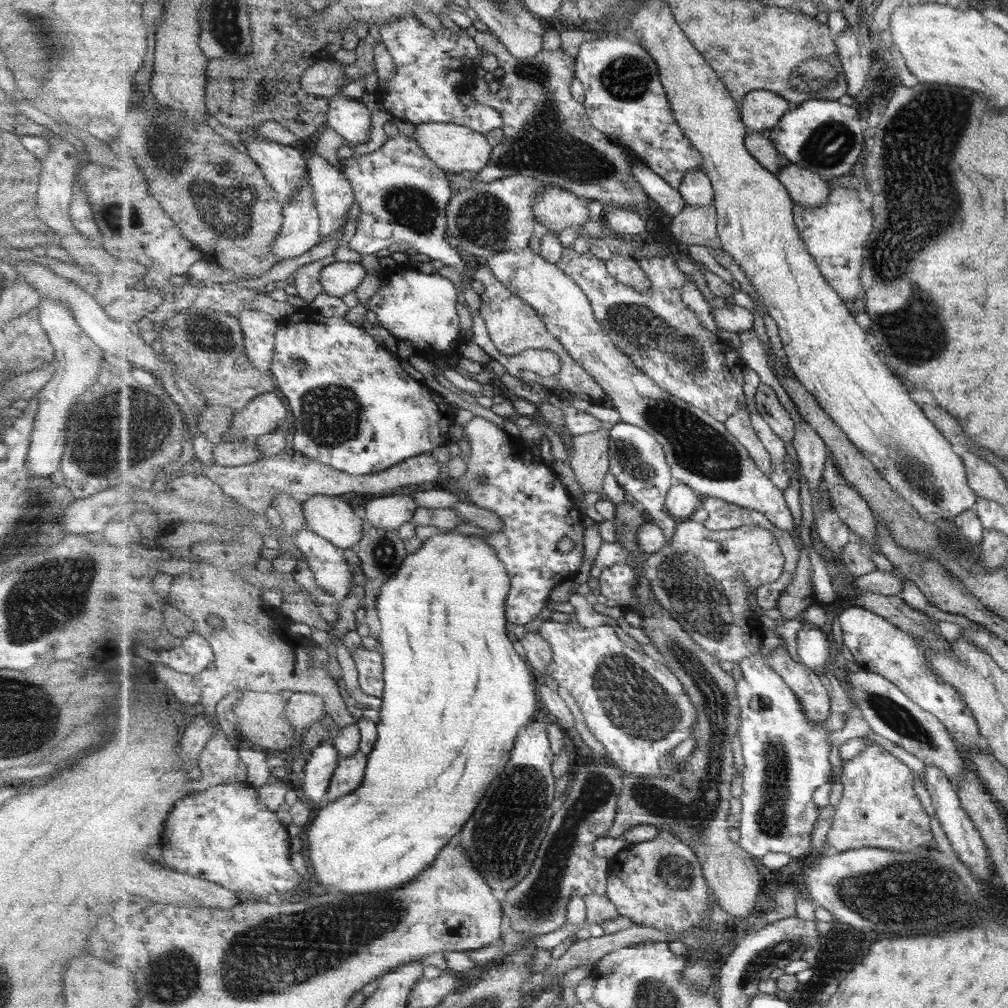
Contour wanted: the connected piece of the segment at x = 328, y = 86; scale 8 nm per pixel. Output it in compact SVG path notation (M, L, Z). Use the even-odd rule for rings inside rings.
M319 61L305 70L301 77L301 86L317 97L333 97L348 83L347 72L337 61Z

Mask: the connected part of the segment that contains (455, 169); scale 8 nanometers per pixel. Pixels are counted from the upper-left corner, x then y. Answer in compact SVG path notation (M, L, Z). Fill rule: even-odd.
M441 122L423 123L417 125L413 137L421 144L425 154L437 163L437 166L451 174L459 175L465 170L479 173L492 161L494 145L489 142L485 134L471 130L467 126Z

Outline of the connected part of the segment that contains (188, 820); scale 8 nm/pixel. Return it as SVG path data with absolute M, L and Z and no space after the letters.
M248 781L213 786L197 794L187 794L179 800L169 814L161 842L165 866L183 874L217 882L233 892L251 894L257 900L267 901L269 894L295 890L303 876L291 866L291 837L277 812L271 810L260 798L257 788Z

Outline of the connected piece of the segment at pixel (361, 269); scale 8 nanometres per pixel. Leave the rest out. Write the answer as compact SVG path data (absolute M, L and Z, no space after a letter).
M335 262L323 268L320 280L325 293L341 298L347 292L353 292L359 288L366 276L369 267L364 263Z

